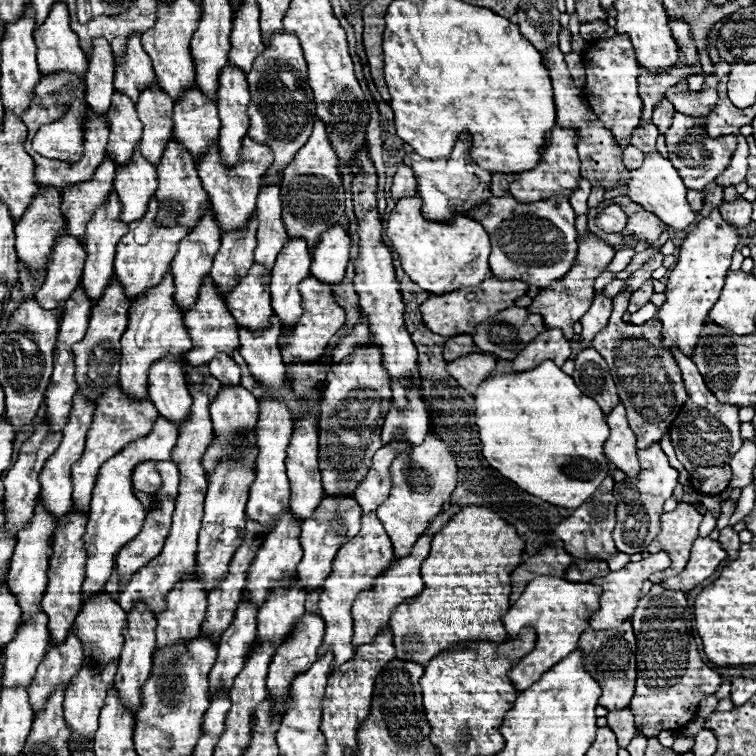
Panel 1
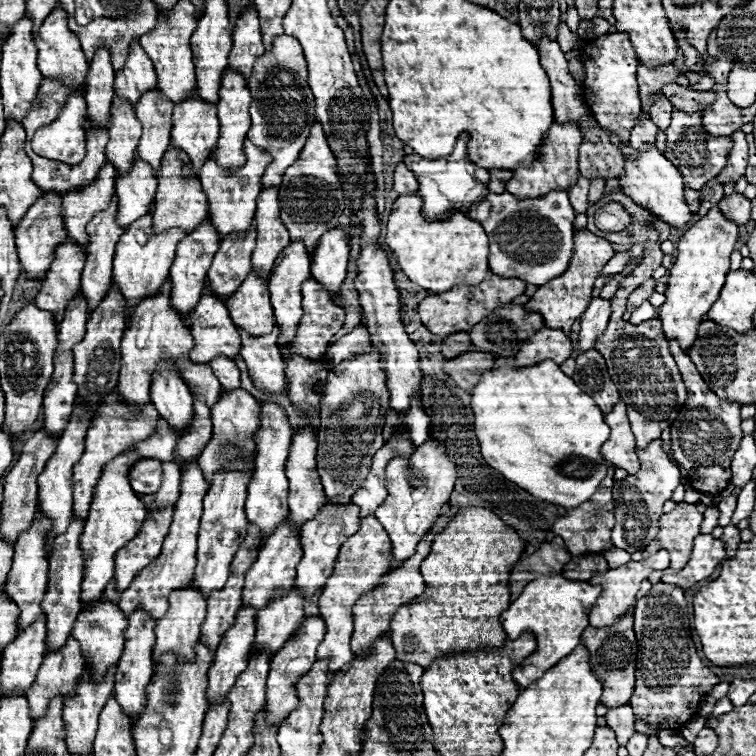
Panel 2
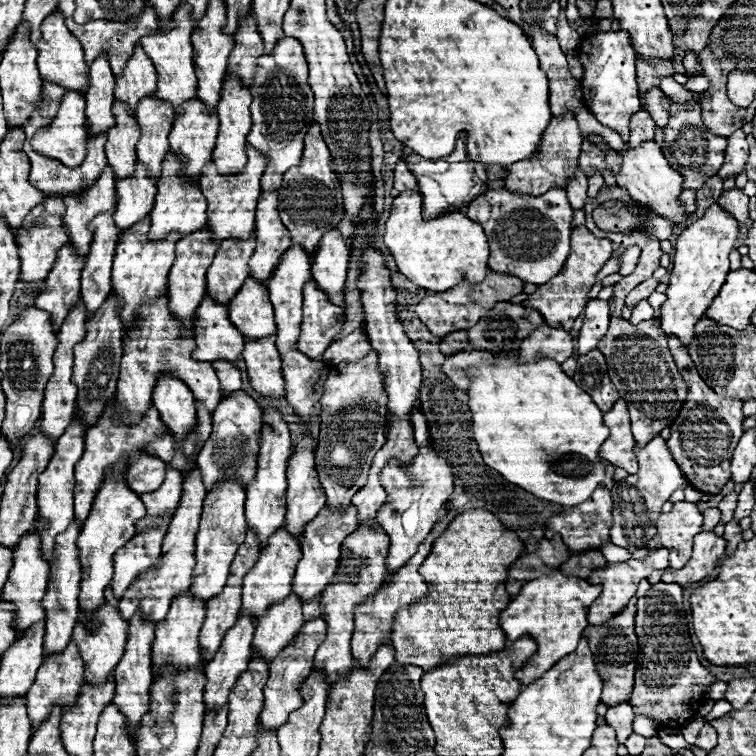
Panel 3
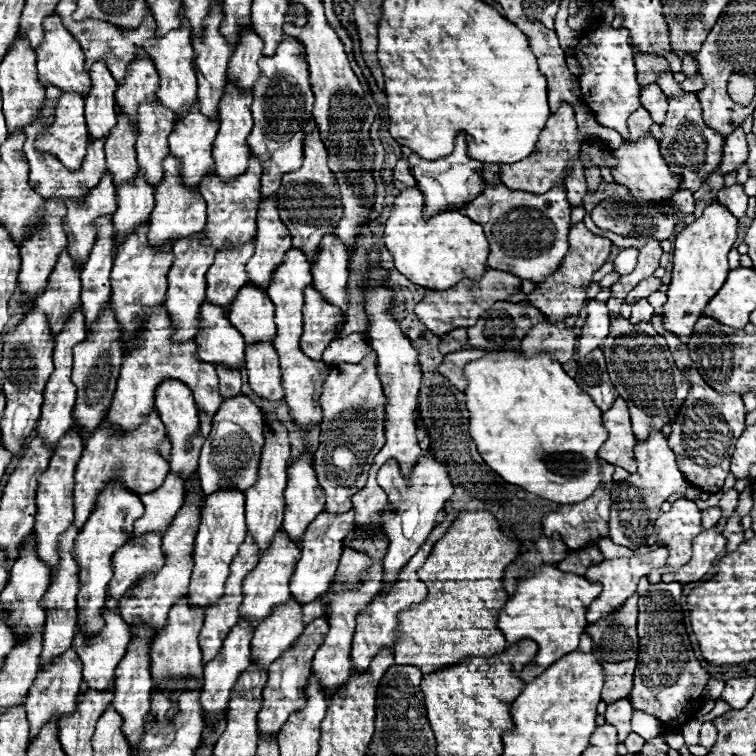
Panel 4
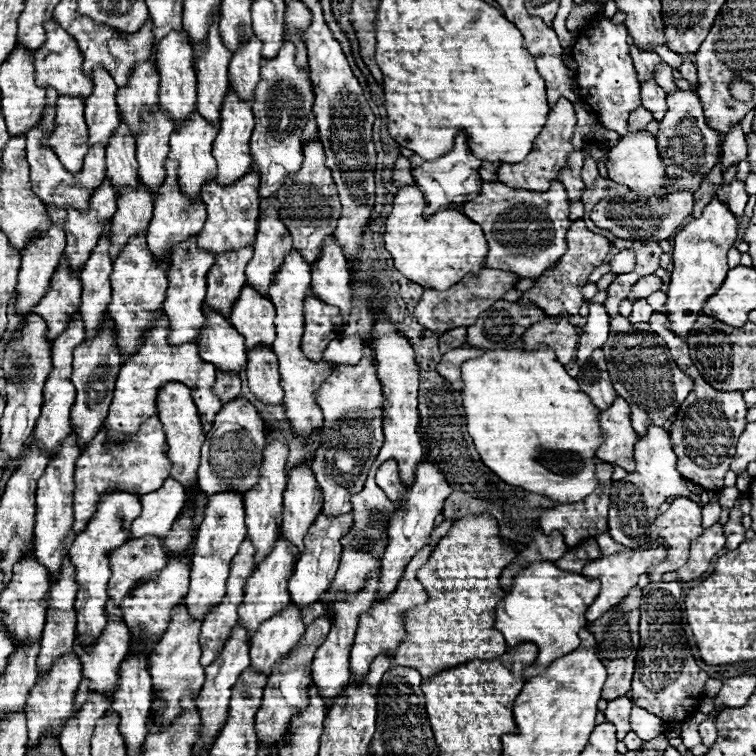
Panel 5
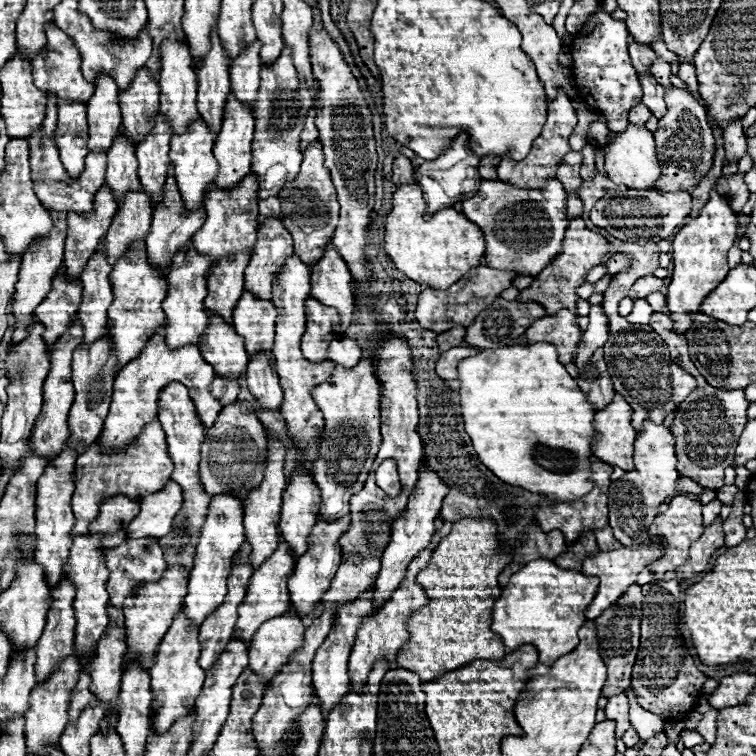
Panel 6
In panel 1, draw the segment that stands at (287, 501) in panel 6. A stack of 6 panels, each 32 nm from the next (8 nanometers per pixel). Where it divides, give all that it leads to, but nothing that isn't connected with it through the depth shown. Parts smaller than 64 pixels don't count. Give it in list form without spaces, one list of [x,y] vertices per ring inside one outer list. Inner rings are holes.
[[[300,416],[294,426],[294,434],[288,446],[286,458],[286,474],[290,480],[290,512],[296,522],[312,518],[314,510],[320,506],[324,498],[324,488],[320,482],[318,470],[318,436],[316,436],[316,418],[314,416]]]

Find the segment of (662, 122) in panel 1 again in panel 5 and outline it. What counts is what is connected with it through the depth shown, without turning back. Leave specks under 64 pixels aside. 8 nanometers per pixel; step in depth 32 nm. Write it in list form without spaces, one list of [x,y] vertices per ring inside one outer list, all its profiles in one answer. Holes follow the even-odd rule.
[[[654,80],[642,82],[642,106],[648,108],[658,122],[664,118],[664,112],[666,112],[664,96],[666,92]]]

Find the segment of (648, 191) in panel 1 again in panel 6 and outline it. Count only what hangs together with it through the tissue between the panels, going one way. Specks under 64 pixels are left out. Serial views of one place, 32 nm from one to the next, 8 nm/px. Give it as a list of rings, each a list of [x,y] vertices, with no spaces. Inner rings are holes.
[[[628,124],[624,132],[614,134],[604,148],[604,170],[610,180],[634,190],[652,190],[652,184],[660,176],[660,162],[654,156],[654,138],[646,126]]]

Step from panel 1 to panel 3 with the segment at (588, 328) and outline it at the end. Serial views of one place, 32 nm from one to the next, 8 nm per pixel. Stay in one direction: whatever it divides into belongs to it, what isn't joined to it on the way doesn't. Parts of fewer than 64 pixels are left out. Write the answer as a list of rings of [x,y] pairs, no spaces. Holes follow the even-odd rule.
[[[590,300],[586,304],[586,318],[584,318],[584,324],[582,324],[580,336],[578,336],[580,356],[594,350],[596,344],[606,336],[608,320],[610,320],[610,310],[604,300]]]

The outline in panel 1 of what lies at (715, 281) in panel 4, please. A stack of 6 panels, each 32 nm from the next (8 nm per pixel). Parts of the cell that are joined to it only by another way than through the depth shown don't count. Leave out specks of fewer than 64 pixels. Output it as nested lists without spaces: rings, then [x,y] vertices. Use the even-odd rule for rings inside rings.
[[[712,210],[710,216],[702,218],[682,240],[678,262],[668,276],[668,286],[664,292],[666,302],[658,308],[658,320],[662,322],[662,342],[666,348],[676,344],[686,356],[692,356],[700,328],[704,322],[708,322],[708,312],[712,304],[716,304],[724,286],[736,244],[736,226],[726,222],[718,210]]]

